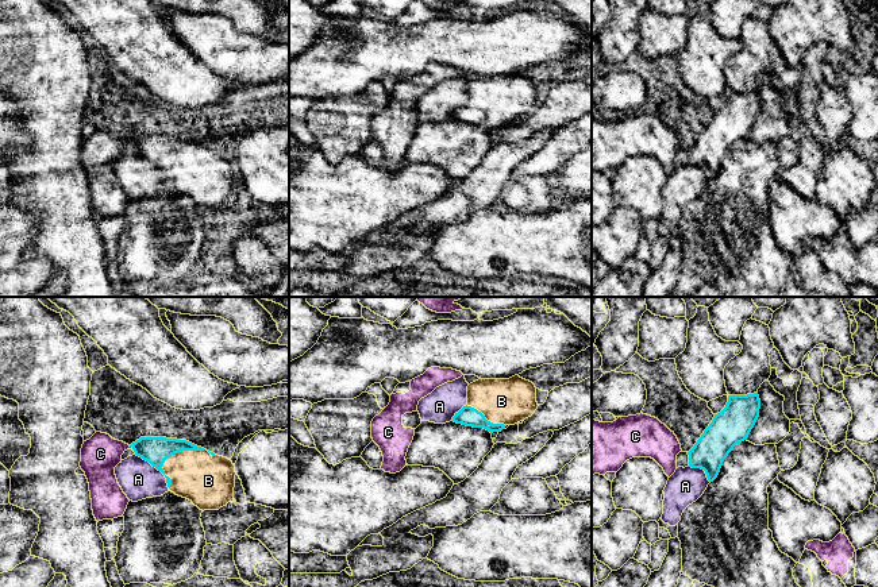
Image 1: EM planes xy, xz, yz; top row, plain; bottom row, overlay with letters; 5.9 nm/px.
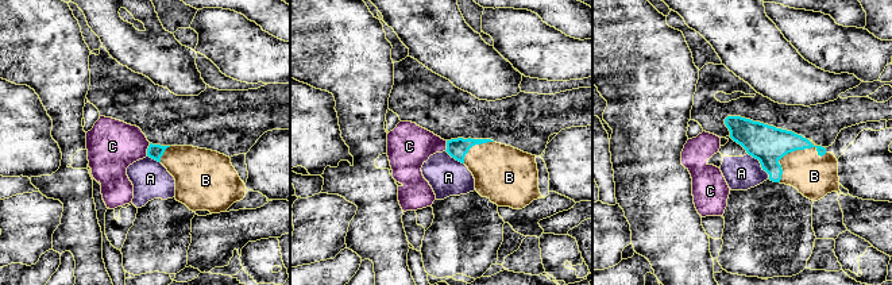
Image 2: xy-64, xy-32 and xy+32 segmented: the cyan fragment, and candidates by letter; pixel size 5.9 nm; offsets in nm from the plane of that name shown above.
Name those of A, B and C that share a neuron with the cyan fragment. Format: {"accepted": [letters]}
{"accepted": ["B"]}

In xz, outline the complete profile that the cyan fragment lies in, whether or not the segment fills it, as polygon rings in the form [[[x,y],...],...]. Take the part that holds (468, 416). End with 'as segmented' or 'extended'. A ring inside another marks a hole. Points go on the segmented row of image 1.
[[[515,375],[509,379],[478,379],[467,386],[467,405],[453,421],[493,432],[531,417],[538,409],[536,387]]]; extended

